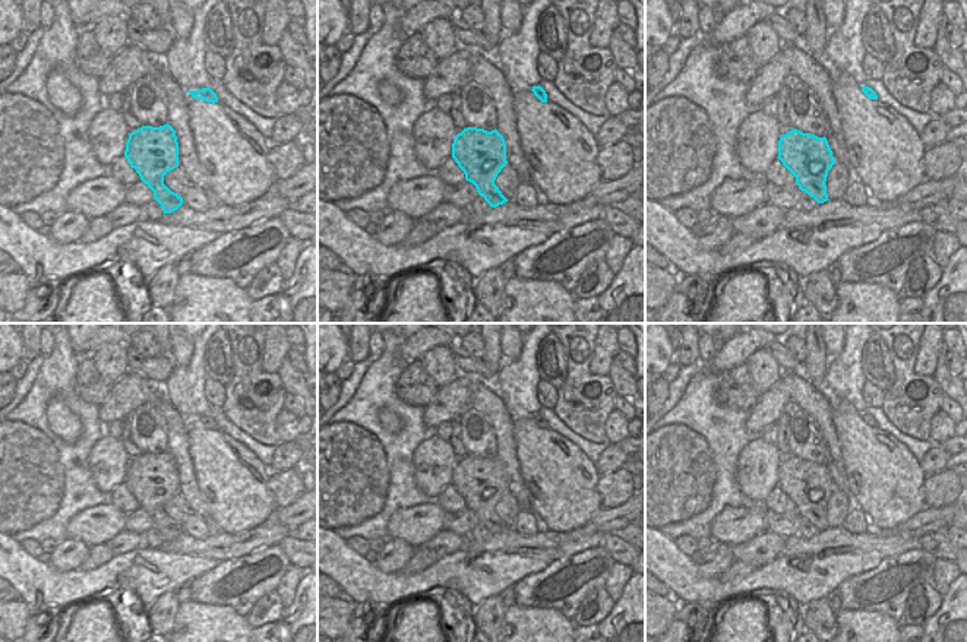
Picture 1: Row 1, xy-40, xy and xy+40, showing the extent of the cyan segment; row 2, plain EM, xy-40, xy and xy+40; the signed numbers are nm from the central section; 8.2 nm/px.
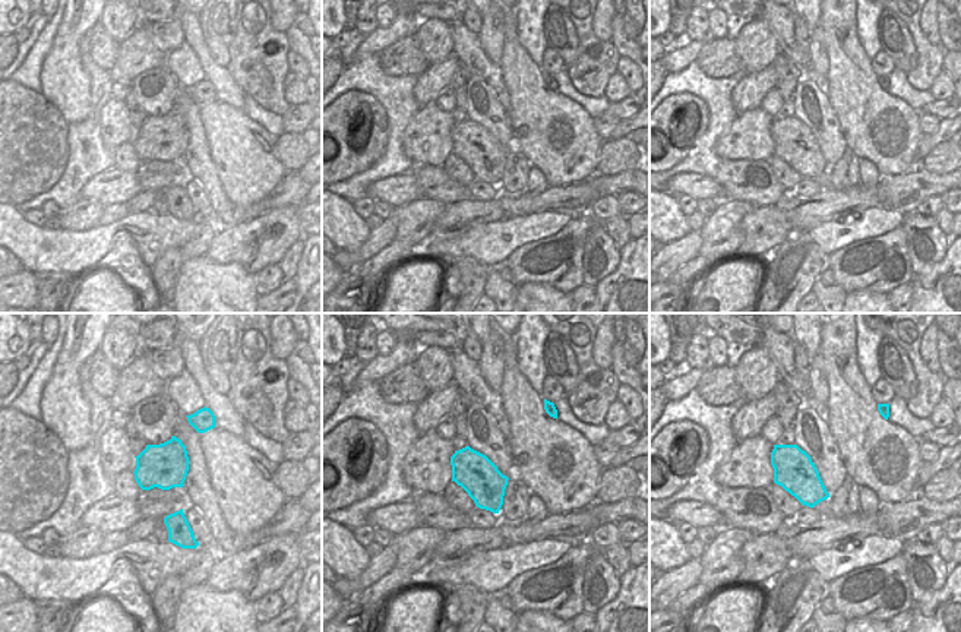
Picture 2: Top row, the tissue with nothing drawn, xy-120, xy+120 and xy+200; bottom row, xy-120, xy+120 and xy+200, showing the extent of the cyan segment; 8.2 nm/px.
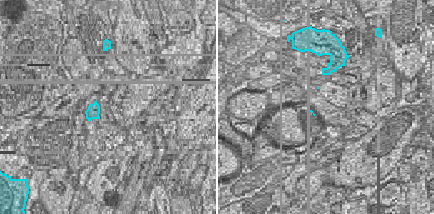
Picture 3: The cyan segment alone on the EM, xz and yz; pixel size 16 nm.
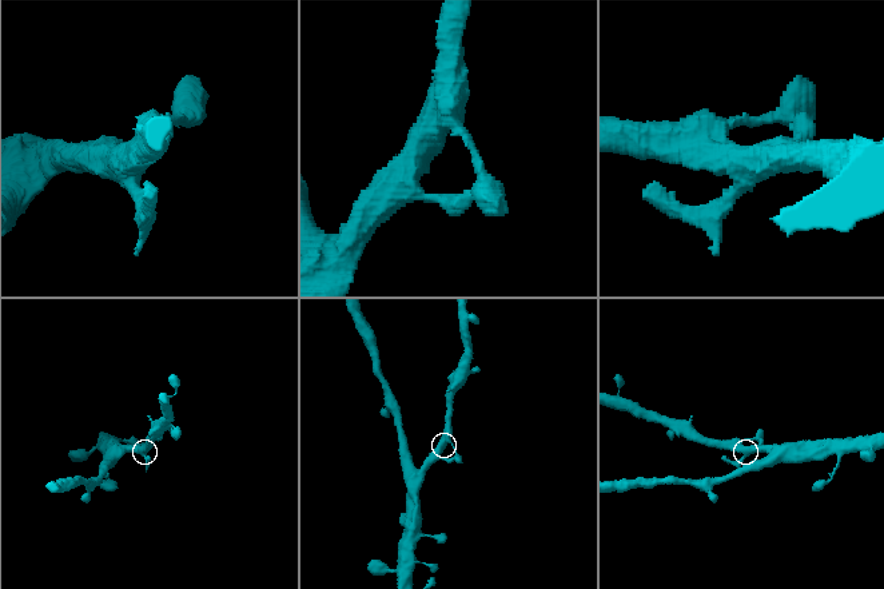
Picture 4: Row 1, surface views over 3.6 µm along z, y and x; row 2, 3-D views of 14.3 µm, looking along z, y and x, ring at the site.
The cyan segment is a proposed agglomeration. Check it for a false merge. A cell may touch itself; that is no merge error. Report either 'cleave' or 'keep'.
keep

